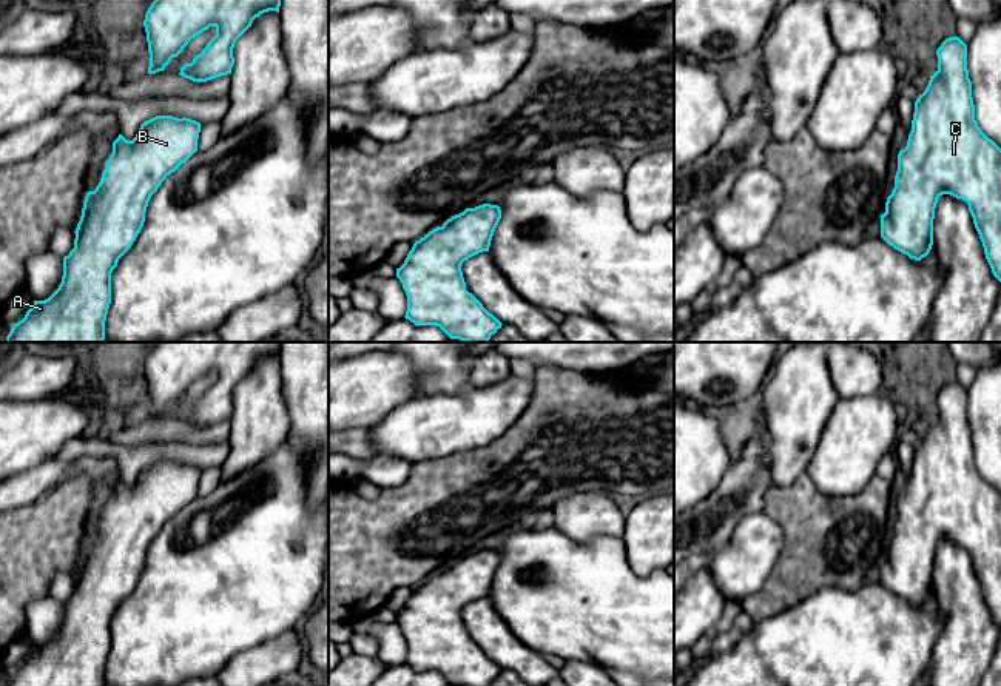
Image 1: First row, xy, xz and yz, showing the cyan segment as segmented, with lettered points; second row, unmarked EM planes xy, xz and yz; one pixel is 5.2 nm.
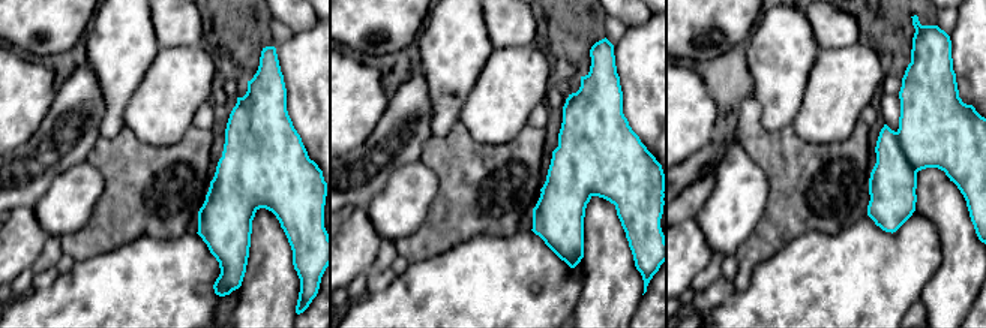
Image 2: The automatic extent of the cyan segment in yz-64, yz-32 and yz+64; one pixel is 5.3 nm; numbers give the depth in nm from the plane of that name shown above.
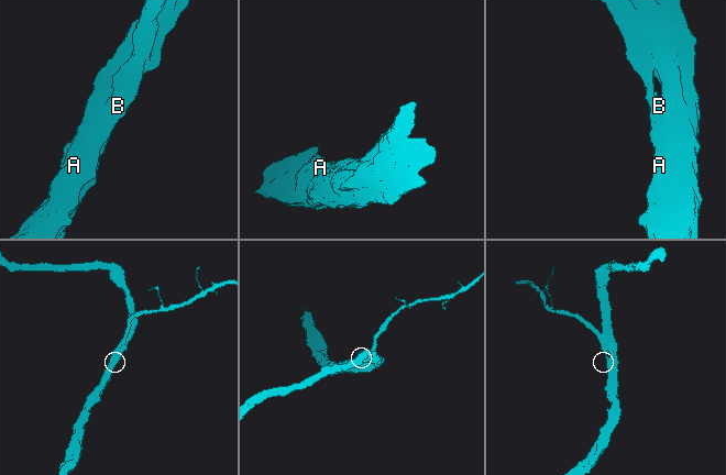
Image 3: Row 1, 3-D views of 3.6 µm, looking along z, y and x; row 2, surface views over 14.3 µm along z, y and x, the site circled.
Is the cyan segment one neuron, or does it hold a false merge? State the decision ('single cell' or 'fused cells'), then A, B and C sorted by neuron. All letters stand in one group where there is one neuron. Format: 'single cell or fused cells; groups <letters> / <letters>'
single cell; groups A B C

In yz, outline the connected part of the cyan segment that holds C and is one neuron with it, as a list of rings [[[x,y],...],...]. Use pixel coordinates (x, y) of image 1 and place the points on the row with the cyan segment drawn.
[[[959,37],[945,39],[936,49],[938,71],[915,102],[912,131],[907,146],[898,154],[895,188],[881,214],[881,237],[910,259],[921,261],[933,245],[933,219],[938,199],[950,194],[969,205],[975,228],[984,247],[986,259],[993,276],[1001,282],[1001,148],[989,139],[975,120],[972,82],[967,69],[967,45]]]

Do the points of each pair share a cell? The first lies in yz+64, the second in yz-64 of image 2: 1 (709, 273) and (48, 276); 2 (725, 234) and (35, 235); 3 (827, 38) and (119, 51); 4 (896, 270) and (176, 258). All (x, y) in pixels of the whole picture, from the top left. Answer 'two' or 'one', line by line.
1: two
2: two
3: two
4: one

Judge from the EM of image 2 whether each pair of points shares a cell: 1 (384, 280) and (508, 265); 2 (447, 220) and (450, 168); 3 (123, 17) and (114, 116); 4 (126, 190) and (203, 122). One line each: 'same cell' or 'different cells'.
1: different cells
2: same cell
3: same cell
4: different cells

